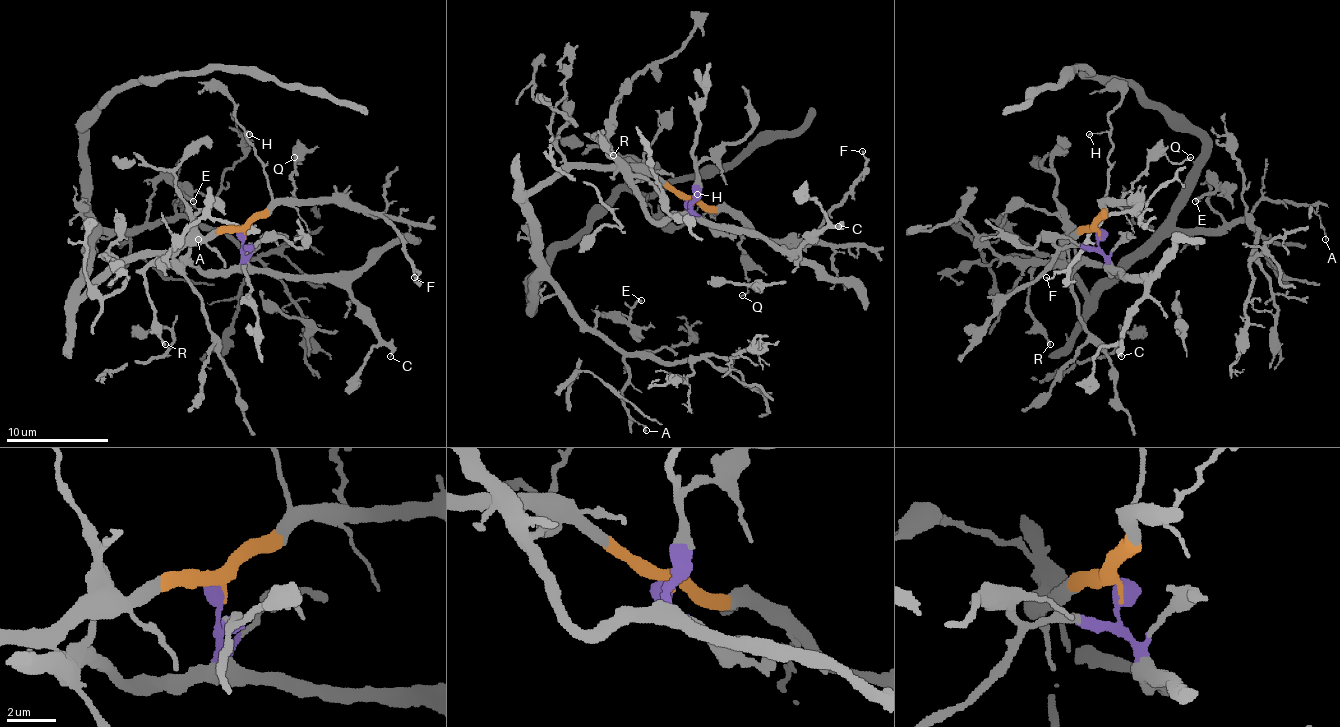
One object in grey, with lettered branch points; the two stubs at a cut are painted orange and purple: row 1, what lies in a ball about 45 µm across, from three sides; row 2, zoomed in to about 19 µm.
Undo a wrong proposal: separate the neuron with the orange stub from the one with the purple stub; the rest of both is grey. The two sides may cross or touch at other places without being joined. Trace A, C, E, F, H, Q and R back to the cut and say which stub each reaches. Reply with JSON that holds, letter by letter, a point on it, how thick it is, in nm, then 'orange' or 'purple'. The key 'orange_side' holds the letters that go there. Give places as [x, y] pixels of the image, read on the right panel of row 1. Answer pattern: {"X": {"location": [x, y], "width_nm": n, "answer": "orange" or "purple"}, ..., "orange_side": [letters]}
{"A": {"location": [1325, 239], "width_nm": 100, "answer": "orange"}, "C": {"location": [1121, 356], "width_nm": 320, "answer": "purple"}, "E": {"location": [1195, 201], "width_nm": 200, "answer": "orange"}, "F": {"location": [1046, 277], "width_nm": 120, "answer": "orange"}, "H": {"location": [1089, 134], "width_nm": 100, "answer": "orange"}, "Q": {"location": [1190, 157], "width_nm": 130, "answer": "orange"}, "R": {"location": [1050, 344], "width_nm": 170, "answer": "purple"}, "orange_side": ["A", "E", "F", "H", "Q"]}

